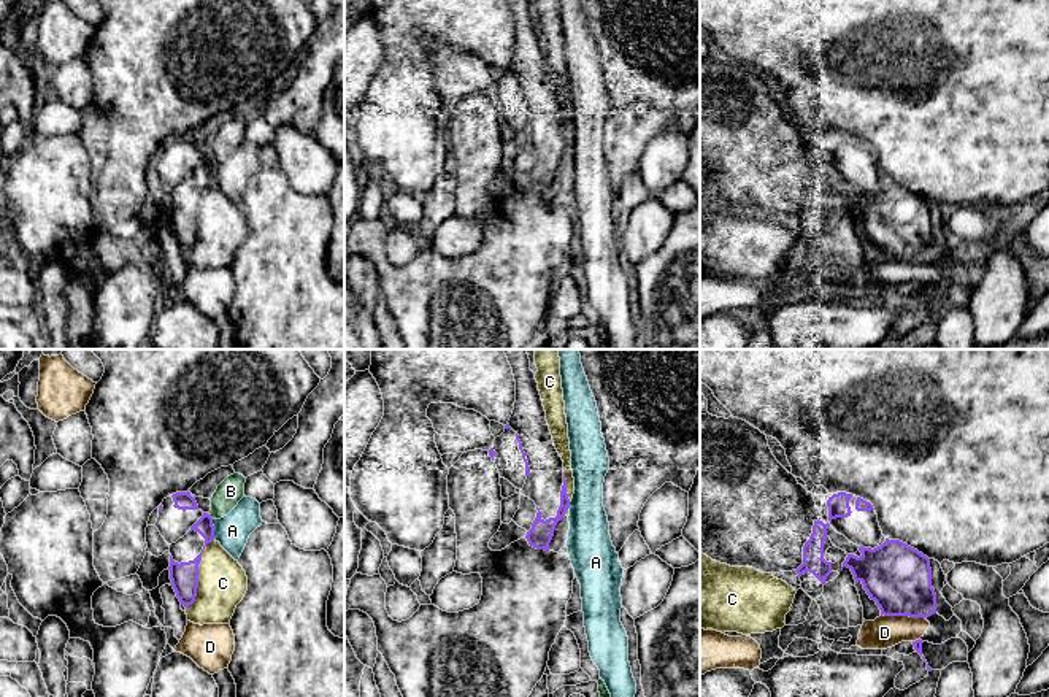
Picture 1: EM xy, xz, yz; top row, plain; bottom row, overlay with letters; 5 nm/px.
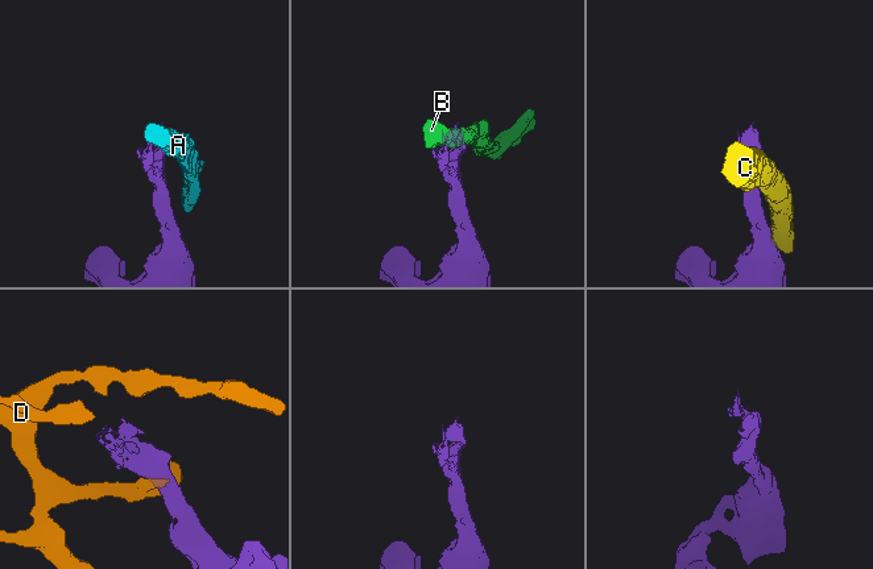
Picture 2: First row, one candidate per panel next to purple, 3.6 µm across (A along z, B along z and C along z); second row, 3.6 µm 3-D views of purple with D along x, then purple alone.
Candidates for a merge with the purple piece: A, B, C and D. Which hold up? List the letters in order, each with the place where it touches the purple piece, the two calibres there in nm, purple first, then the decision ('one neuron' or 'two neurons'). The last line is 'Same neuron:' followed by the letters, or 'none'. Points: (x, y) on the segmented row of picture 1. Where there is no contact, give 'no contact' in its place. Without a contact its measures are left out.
A: contact xy (213, 529); calibres 100 and 170 nm; two neurons
B: contact xy (210, 516); calibres 90 and 140 nm; two neurons
C: contact xy (197, 573); calibres 140 and 260 nm; two neurons
D: contact yz (903, 615); calibres 340 and 160 nm; two neurons
Same neuron: none

